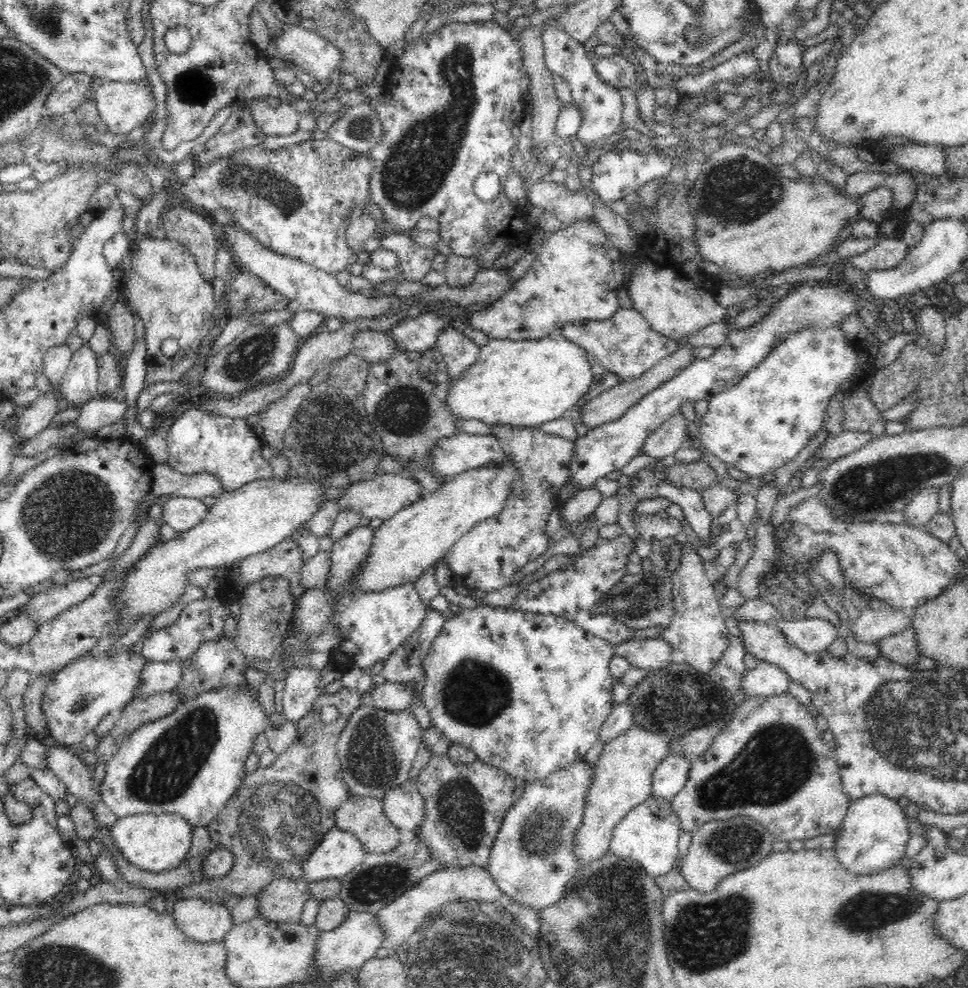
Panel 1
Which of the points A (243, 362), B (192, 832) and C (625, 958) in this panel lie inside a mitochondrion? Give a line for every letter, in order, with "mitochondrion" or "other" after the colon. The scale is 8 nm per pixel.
A: mitochondrion
B: other
C: mitochondrion

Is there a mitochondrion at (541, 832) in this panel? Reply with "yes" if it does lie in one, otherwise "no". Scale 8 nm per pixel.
yes

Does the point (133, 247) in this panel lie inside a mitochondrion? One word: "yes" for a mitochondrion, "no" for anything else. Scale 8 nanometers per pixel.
no

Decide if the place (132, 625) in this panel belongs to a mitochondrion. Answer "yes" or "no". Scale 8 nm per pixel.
no

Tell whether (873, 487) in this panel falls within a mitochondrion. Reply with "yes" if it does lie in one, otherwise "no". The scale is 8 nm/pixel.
yes

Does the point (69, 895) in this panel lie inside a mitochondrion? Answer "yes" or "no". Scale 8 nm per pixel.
no

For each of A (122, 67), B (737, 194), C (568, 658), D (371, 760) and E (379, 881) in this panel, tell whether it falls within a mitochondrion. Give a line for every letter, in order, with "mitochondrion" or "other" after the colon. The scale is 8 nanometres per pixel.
A: other
B: mitochondrion
C: other
D: mitochondrion
E: mitochondrion

